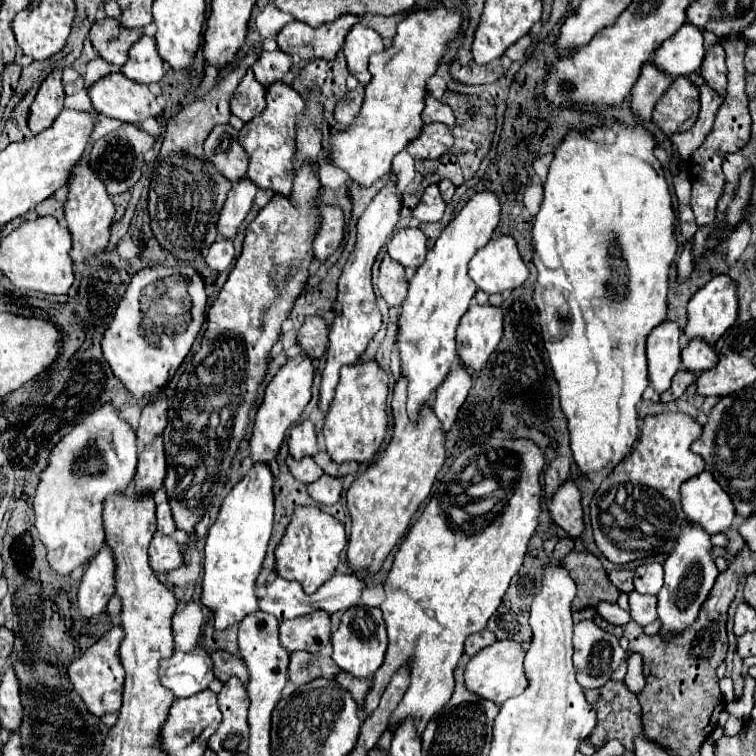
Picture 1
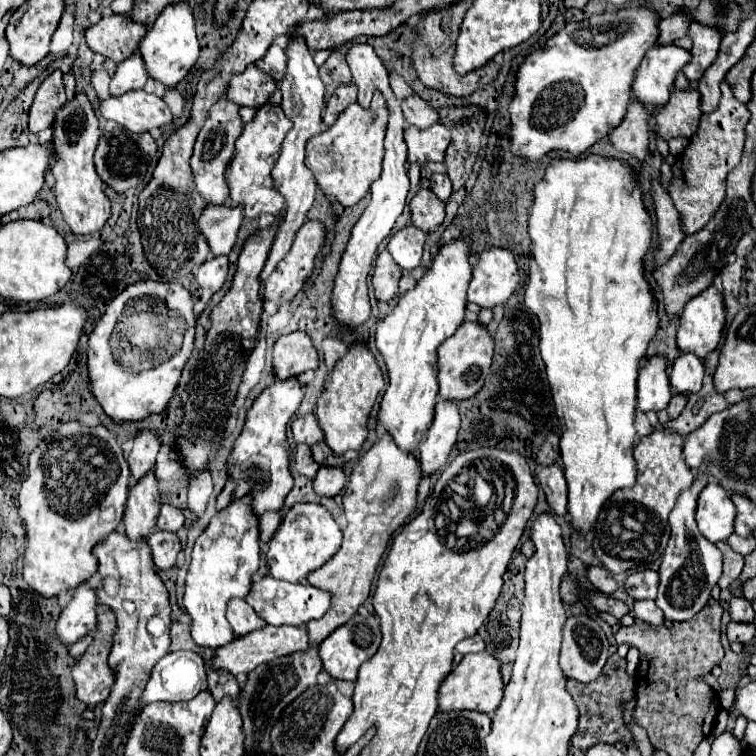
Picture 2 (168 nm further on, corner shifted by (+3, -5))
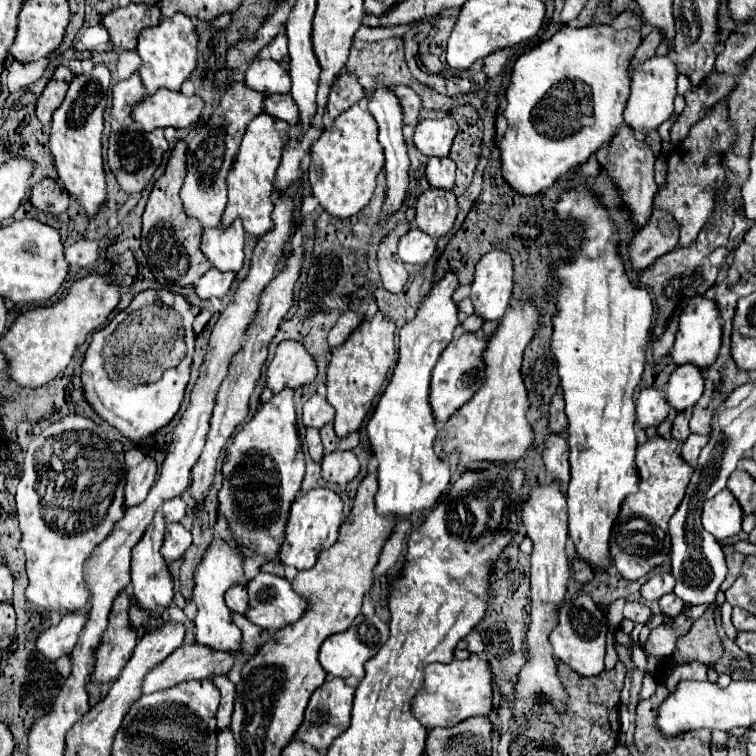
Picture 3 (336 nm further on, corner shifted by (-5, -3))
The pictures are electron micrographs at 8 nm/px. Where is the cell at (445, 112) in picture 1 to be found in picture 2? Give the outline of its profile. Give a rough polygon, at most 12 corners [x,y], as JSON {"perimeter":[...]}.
{"perimeter":[[421,96],[401,102],[405,120],[417,128],[439,122],[439,114]]}

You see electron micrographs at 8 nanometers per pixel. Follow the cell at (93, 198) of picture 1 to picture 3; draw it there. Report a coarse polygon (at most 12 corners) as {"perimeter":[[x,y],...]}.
{"perimeter":[[105,64],[69,84],[49,150],[89,216],[105,202]]}

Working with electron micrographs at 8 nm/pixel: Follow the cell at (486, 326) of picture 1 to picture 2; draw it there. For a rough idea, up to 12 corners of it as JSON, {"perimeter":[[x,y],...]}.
{"perimeter":[[479,322],[439,346],[439,396],[475,396],[495,352]]}

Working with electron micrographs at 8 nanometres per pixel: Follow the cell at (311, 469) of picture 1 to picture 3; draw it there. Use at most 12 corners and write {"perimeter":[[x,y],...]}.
{"perimeter":[[307,428],[309,456],[315,462],[323,458],[319,430]]}

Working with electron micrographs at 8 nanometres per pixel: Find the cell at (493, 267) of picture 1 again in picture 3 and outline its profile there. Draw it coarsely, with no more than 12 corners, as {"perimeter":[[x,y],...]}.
{"perimeter":[[507,252],[481,256],[471,302],[481,320],[503,318],[513,294]]}

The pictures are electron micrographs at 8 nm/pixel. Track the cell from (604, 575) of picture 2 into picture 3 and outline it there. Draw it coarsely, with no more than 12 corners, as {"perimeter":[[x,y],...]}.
{"perimeter":[[573,560],[573,578],[579,584],[593,580],[595,572],[589,564]]}

